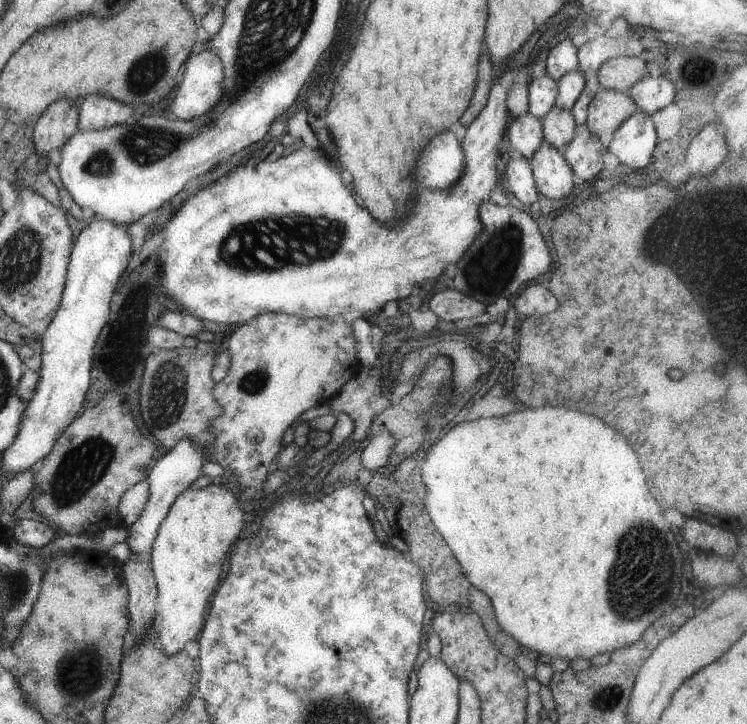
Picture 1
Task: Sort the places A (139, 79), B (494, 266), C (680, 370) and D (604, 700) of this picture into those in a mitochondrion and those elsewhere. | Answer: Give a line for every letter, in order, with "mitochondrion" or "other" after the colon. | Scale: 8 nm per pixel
A: mitochondrion
B: mitochondrion
C: other
D: mitochondrion

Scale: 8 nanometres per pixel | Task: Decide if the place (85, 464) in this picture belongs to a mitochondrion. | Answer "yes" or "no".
yes

